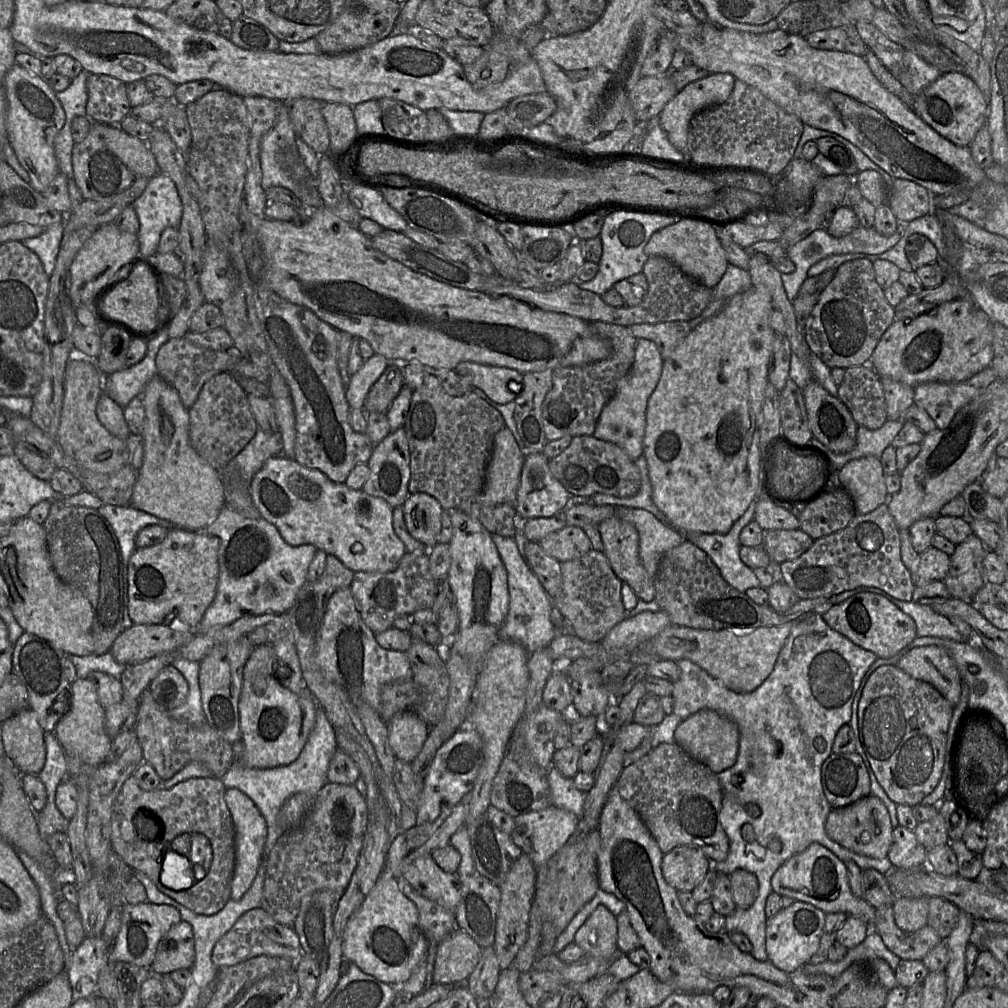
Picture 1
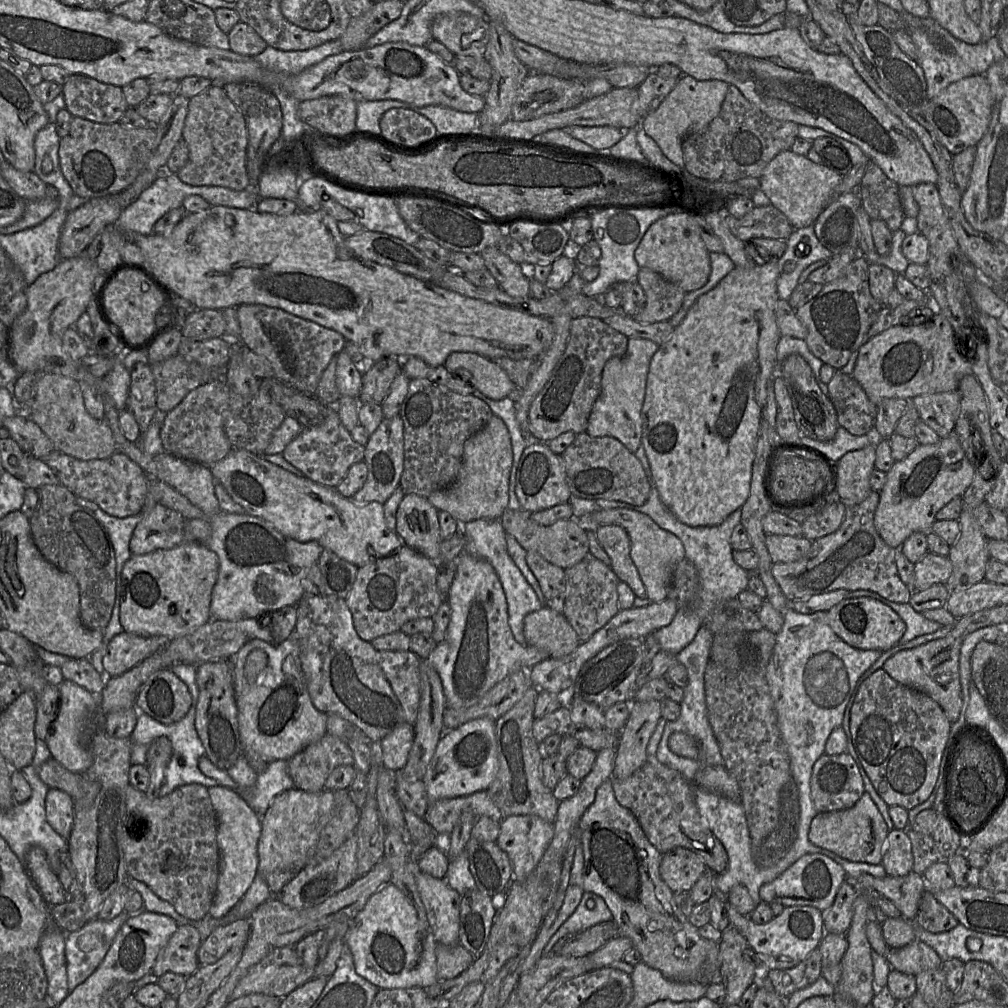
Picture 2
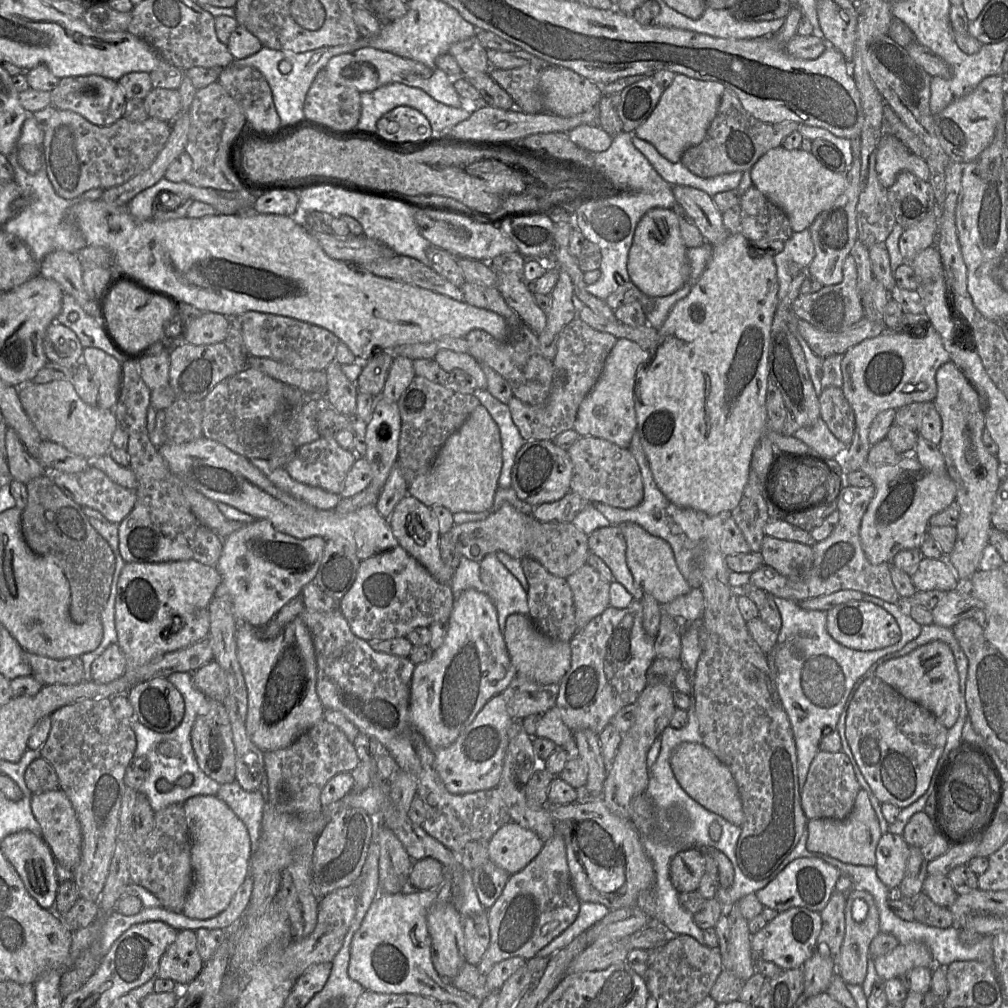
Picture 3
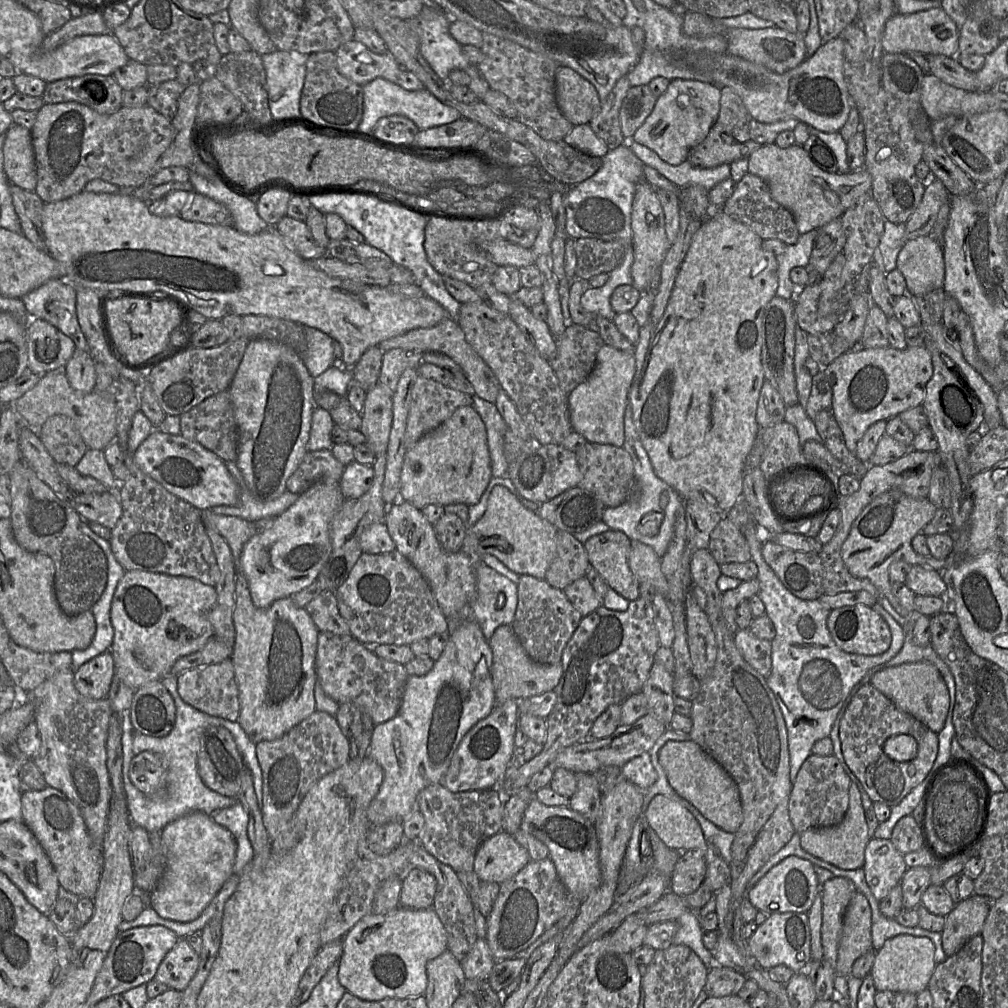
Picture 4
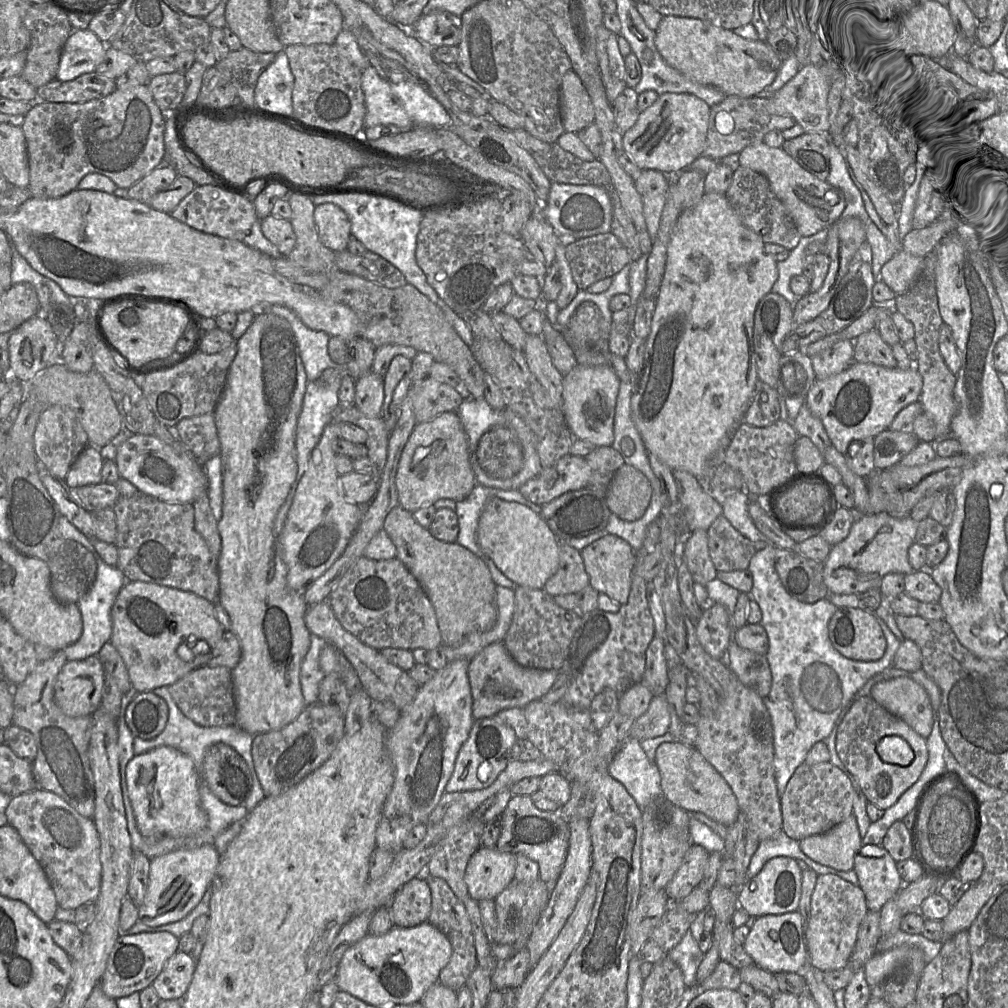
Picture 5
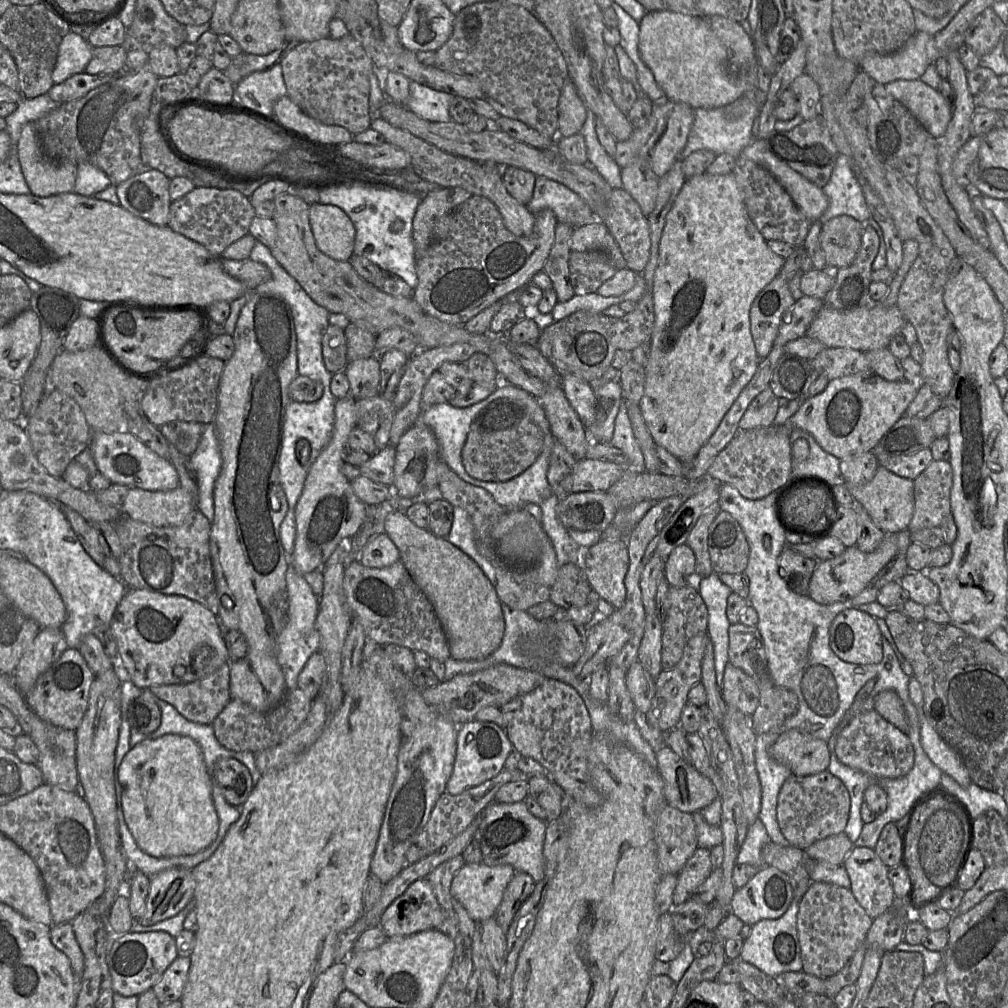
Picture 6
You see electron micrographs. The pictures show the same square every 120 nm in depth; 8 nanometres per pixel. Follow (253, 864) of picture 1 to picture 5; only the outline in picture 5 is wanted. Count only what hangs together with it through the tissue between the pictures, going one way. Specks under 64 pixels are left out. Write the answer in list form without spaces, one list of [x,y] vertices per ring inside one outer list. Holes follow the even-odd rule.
[[[213,844],[191,850],[176,850],[153,858],[148,889],[139,906],[139,919],[149,926],[161,926],[185,918],[210,887],[219,861],[220,854]]]

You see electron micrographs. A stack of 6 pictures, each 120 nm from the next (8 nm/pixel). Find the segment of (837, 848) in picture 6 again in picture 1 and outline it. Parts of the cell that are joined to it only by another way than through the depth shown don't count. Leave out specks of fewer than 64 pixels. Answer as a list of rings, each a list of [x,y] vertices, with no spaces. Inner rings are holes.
[[[870,794],[842,808],[832,809],[825,822],[828,837],[857,854],[874,859],[886,858],[893,841],[893,826],[884,803]]]

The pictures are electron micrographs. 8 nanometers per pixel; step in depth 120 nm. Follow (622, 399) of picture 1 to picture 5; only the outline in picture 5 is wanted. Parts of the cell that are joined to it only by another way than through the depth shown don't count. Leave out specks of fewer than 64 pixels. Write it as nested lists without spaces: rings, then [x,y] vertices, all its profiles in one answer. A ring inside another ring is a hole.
[[[576,365],[563,378],[562,407],[568,427],[575,438],[585,439],[596,446],[611,446],[615,439],[614,424],[620,379],[611,365]]]

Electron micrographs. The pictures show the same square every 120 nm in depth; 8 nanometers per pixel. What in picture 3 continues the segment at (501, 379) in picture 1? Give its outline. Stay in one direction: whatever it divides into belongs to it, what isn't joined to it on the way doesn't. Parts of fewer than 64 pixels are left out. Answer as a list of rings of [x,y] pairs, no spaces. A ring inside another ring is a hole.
[[[441,350],[435,355],[434,360],[447,372],[454,370],[465,372],[471,378],[470,386],[473,389],[486,390],[487,379],[482,366],[470,353]]]

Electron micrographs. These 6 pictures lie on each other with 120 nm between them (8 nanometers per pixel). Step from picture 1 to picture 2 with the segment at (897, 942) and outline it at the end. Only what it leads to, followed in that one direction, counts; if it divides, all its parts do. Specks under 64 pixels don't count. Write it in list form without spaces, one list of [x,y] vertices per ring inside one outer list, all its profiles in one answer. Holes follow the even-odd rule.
[[[916,938],[901,948],[889,948],[887,961],[891,969],[913,976],[939,968],[943,962],[932,947]]]

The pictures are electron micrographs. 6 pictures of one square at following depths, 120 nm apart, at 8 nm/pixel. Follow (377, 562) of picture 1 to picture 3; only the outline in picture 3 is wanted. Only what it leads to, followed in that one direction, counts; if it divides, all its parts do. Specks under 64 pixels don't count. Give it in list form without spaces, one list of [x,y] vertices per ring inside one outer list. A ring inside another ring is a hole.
[[[201,437],[181,444],[166,442],[158,448],[158,451],[167,463],[170,471],[191,488],[216,503],[228,504],[253,516],[255,519],[268,520],[276,530],[292,537],[307,539],[319,536],[325,541],[336,541],[344,546],[349,546],[360,561],[392,550],[398,546],[398,541],[394,537],[388,521],[379,514],[376,505],[368,505],[347,514],[339,514],[334,509],[318,509],[281,490],[249,459],[232,452],[226,446],[213,440]]]

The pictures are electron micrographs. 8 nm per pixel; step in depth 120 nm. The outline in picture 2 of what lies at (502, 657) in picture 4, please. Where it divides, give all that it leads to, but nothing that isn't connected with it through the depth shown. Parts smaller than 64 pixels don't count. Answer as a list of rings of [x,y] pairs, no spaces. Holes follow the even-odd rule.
[[[546,606],[525,616],[523,633],[526,645],[547,651],[553,659],[569,655],[581,643],[564,614]]]

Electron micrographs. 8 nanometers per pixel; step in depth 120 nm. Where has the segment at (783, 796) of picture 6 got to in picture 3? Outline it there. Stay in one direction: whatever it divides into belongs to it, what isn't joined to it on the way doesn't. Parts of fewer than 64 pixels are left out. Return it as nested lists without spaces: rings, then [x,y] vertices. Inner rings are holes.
[[[819,751],[809,767],[806,782],[800,792],[801,807],[806,819],[845,819],[851,812],[860,789],[852,763],[845,753]]]

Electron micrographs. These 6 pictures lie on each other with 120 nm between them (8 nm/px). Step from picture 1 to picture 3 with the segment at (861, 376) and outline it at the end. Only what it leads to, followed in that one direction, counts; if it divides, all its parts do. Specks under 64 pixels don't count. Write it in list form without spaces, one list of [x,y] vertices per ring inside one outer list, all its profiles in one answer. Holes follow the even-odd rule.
[[[827,387],[819,396],[820,417],[832,434],[849,446],[852,441],[855,416],[841,387]]]

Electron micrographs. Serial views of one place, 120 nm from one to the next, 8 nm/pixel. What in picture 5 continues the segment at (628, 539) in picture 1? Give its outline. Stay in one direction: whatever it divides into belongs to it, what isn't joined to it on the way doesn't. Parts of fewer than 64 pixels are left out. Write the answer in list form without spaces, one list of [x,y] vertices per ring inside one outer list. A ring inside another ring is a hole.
[[[608,534],[591,543],[581,551],[590,585],[600,594],[606,594],[621,605],[628,602],[636,552],[631,545],[619,536]]]

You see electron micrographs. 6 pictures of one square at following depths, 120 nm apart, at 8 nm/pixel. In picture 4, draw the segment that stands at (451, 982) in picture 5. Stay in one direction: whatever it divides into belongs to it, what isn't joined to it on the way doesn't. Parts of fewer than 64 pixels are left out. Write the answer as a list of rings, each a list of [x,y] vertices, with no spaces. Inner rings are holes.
[[[416,840],[409,862],[411,867],[425,870],[436,878],[437,887],[432,907],[445,927],[448,950],[461,962],[467,956],[479,936],[475,927],[473,905],[459,880],[458,874],[450,866],[438,861],[429,854],[423,845]]]

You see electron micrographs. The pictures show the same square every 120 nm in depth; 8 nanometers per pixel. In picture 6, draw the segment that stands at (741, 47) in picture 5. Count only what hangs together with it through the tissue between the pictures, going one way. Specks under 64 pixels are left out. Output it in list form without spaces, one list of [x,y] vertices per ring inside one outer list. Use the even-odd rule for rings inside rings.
[[[647,12],[639,22],[639,56],[652,71],[667,100],[684,103],[695,109],[724,107],[745,94],[740,84],[727,71],[728,51],[709,26],[706,18],[687,16],[677,12]]]

